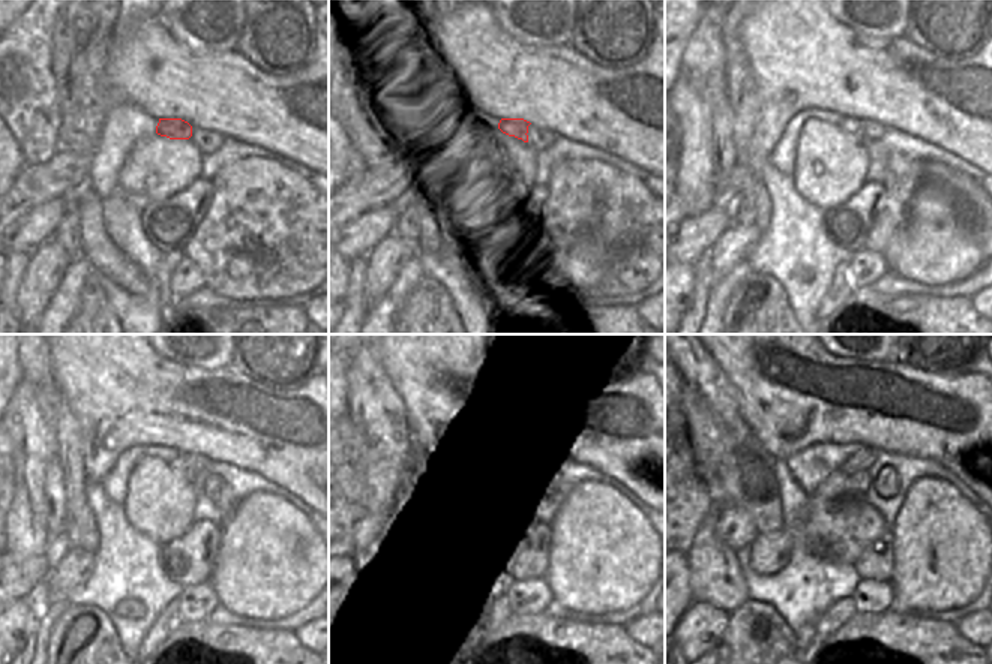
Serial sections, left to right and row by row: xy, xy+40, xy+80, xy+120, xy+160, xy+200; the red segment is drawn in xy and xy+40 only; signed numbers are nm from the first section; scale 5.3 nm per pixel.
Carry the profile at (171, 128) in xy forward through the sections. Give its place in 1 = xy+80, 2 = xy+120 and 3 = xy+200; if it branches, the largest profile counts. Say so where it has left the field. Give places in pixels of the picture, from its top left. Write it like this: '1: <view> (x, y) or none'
1: xy+80 (851, 126)
2: xy+120 (179, 463)
3: xy+200 (856, 483)

